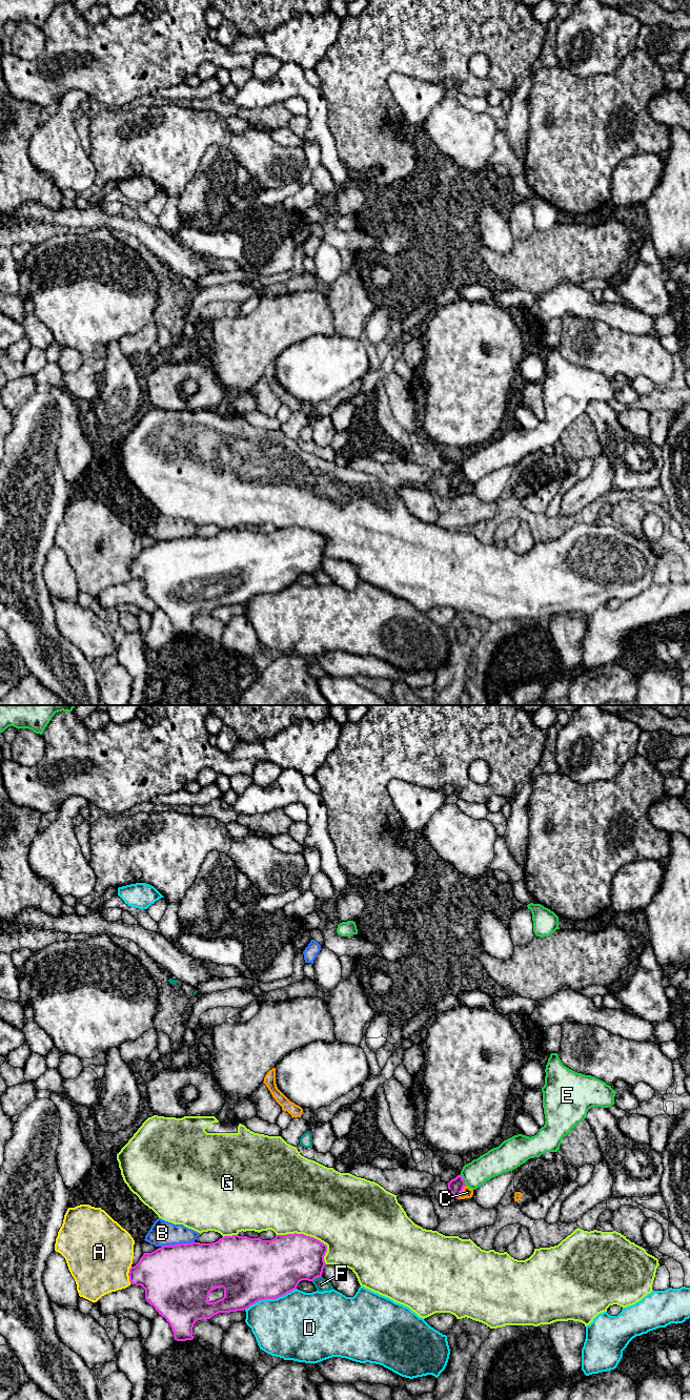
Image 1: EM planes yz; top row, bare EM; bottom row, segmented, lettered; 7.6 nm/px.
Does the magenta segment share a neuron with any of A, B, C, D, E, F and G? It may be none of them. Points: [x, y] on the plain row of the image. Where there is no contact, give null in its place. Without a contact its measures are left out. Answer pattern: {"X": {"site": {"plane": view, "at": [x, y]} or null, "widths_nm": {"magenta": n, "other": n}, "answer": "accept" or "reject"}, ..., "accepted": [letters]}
{"A": {"site": {"plane": "yz", "at": [128, 569]}, "widths_nm": {"magenta": 360, "other": 480}, "answer": "reject"}, "B": {"site": {"plane": "yz", "at": [177, 538]}, "widths_nm": {"magenta": 500, "other": 190}, "answer": "reject"}, "C": {"site": {"plane": "yz", "at": [461, 485]}, "widths_nm": {"magenta": 120, "other": 80}, "answer": "reject"}, "D": {"site": {"plane": "yz", "at": [270, 592]}, "widths_nm": {"magenta": 480, "other": 460}, "answer": "reject"}, "E": {"site": {"plane": "yz", "at": [463, 473]}, "widths_nm": {"magenta": 120, "other": 190}, "answer": "reject"}, "F": {"site": {"plane": "yz", "at": [317, 571]}, "widths_nm": {"magenta": 380, "other": 100}, "answer": "reject"}, "G": {"site": {"plane": "yz", "at": [309, 530]}, "widths_nm": {"magenta": 380, "other": 500}, "answer": "reject"}, "accepted": []}

